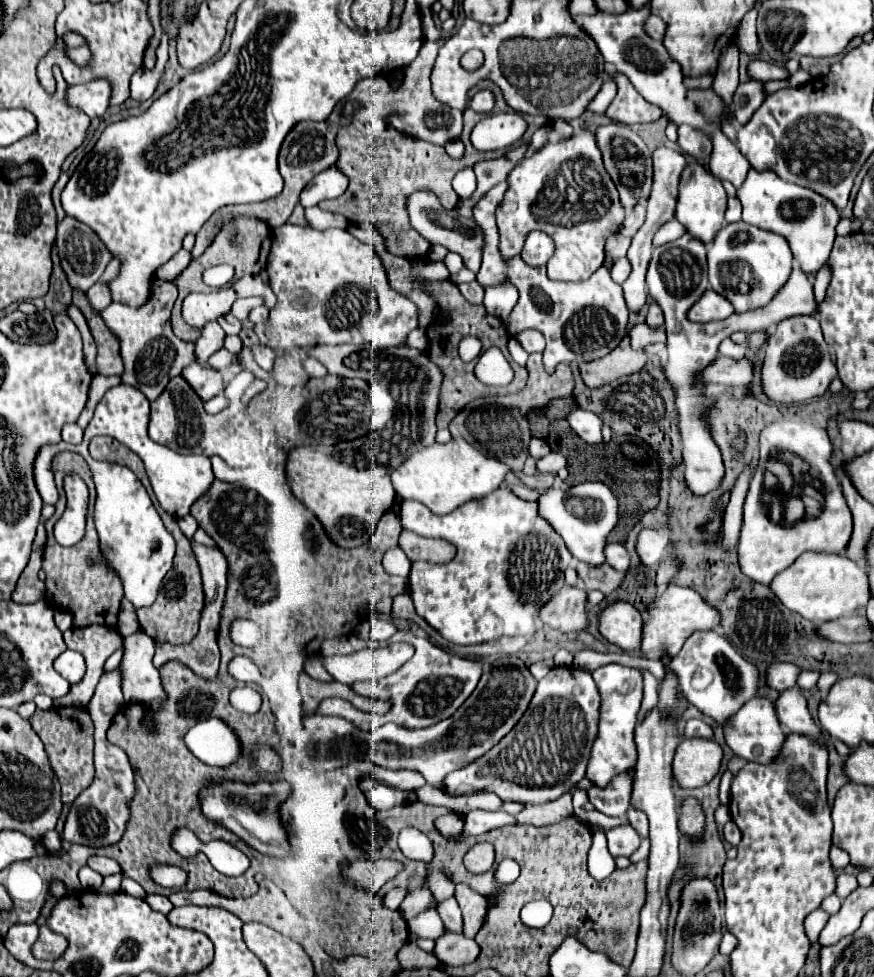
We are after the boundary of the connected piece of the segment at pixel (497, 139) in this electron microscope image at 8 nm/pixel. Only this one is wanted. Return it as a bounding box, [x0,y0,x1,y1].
[472,113,526,152]

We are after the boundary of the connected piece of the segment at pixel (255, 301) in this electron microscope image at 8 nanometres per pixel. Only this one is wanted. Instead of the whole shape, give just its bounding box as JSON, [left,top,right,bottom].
[231,297,264,328]

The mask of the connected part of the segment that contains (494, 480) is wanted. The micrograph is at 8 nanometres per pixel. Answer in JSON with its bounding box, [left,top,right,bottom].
[392,439,510,515]

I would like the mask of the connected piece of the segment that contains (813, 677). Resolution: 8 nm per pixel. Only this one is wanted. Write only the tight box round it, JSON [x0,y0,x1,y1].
[796,671,820,689]

